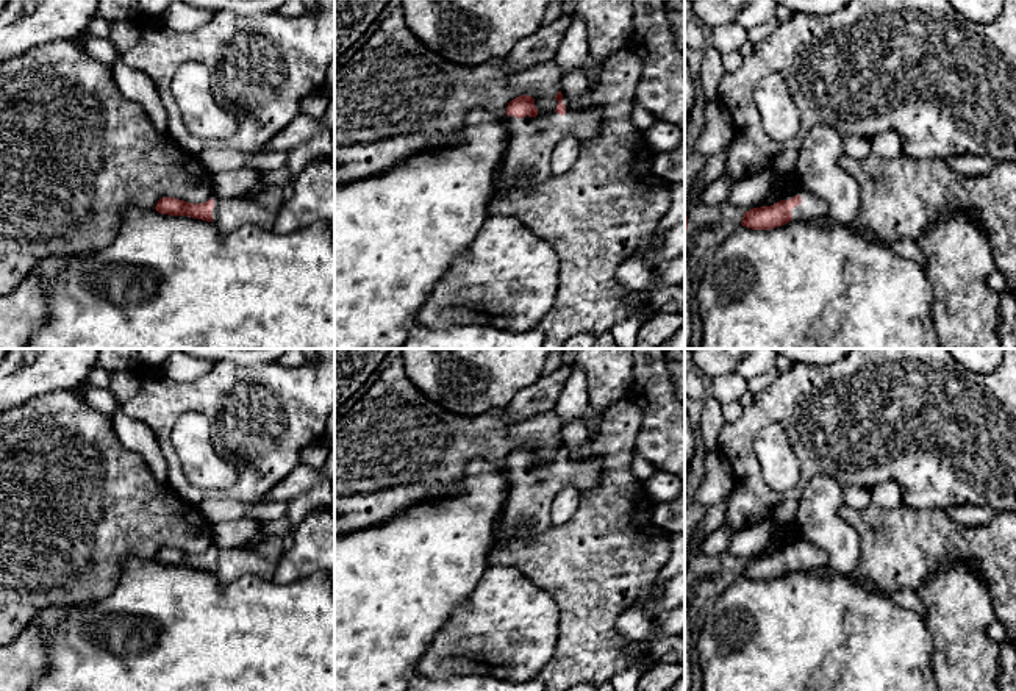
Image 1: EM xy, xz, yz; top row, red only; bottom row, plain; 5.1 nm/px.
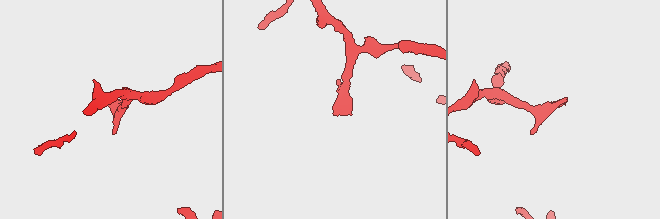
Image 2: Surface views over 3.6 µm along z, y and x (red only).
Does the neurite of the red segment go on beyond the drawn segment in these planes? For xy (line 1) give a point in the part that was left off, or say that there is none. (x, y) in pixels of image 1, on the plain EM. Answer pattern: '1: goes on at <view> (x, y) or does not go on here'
1: goes on at xy (214, 547)

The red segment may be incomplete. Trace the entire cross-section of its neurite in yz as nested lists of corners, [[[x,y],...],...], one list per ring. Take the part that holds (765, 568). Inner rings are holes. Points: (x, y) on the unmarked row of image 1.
[[[796,536],[783,550],[771,555],[752,558],[744,563],[742,577],[752,580],[771,580],[788,572],[810,572],[830,566],[828,555],[819,546]]]

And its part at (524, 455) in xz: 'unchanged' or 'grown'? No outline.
grown

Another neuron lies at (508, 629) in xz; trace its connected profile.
[[[489,566],[470,597],[461,603],[420,657],[417,671],[428,678],[480,674],[524,683],[536,678],[544,664],[555,655],[560,638],[560,610],[553,597],[511,566]]]

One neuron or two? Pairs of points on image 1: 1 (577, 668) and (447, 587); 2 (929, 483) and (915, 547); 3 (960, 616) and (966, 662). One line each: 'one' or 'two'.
1: two
2: two
3: one

